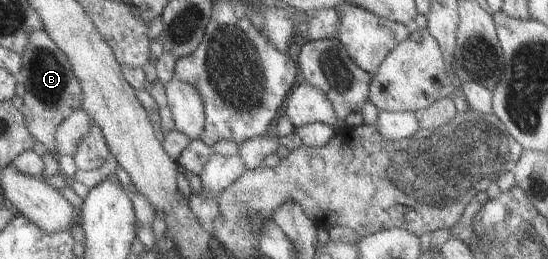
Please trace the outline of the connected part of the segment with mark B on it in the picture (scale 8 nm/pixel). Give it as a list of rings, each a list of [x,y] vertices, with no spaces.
[[[32,29],[28,33],[26,47],[21,54],[21,67],[17,76],[24,86],[22,107],[19,111],[24,115],[26,128],[34,141],[40,142],[46,153],[58,160],[54,145],[54,133],[58,125],[80,107],[82,89],[78,79],[72,73],[70,63],[64,53],[56,47],[52,39],[42,29]]]

